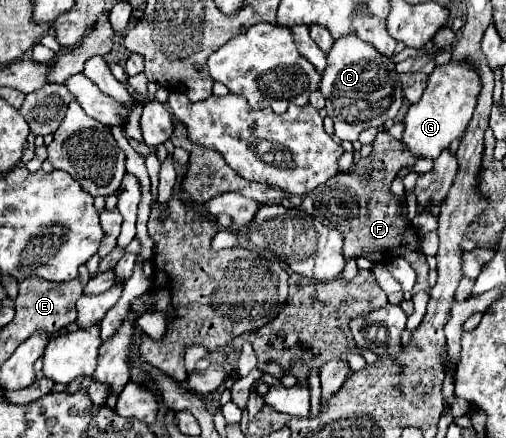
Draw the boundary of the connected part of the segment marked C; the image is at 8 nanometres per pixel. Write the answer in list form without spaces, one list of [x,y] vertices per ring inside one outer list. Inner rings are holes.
[[[348,34],[340,40],[334,42],[332,50],[328,52],[328,66],[322,74],[322,82],[320,82],[320,92],[326,98],[326,110],[328,116],[334,120],[334,134],[340,140],[358,140],[358,134],[370,126],[378,128],[382,126],[386,120],[396,118],[400,106],[402,106],[402,80],[400,74],[394,72],[394,62],[386,56],[382,56],[380,52],[374,50],[374,46],[368,46],[368,42],[362,42],[360,38],[356,38],[354,34]]]

